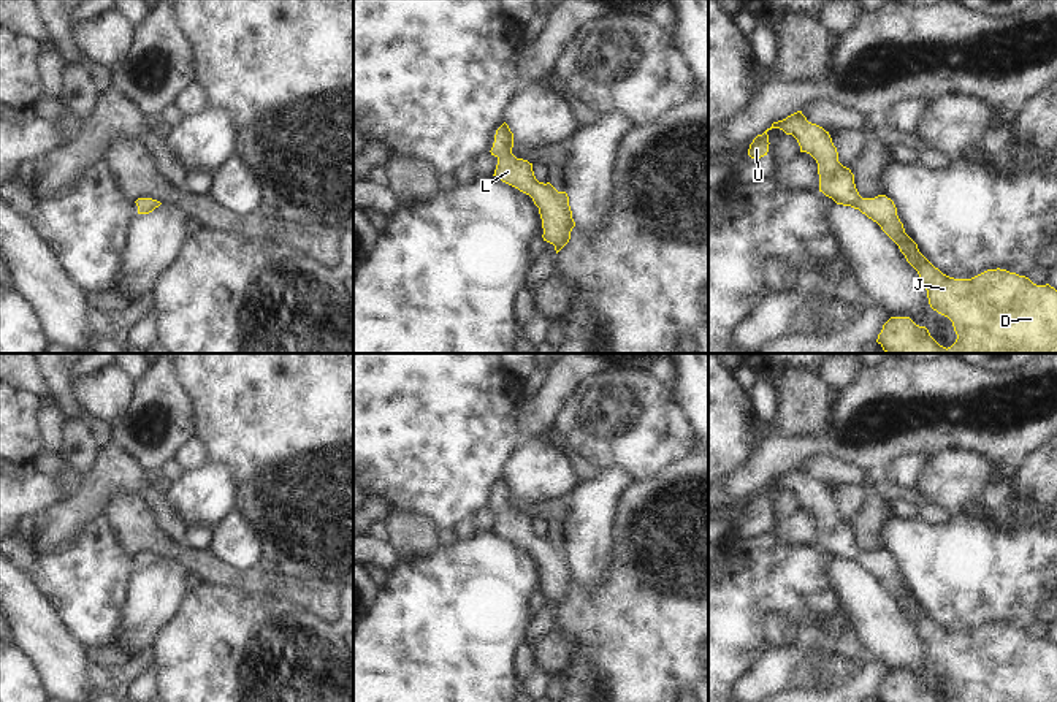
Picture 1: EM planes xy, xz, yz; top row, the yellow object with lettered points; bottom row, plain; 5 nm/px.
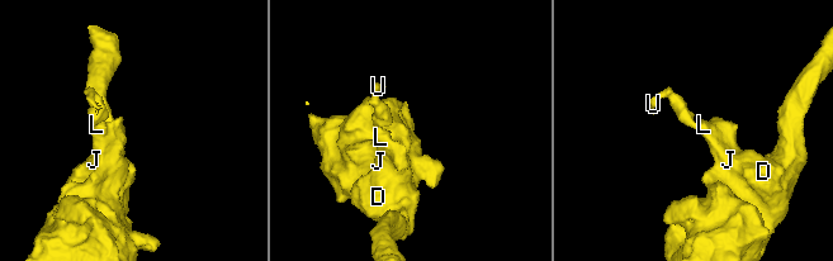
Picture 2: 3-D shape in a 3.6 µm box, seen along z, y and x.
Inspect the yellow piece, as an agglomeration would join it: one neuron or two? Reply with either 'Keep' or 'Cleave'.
Keep

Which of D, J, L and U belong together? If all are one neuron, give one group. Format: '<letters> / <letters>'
D J L U

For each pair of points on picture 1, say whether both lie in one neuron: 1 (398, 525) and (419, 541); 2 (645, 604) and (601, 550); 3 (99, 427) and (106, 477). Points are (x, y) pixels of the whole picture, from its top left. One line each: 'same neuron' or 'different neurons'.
1: same neuron
2: different neurons
3: different neurons

